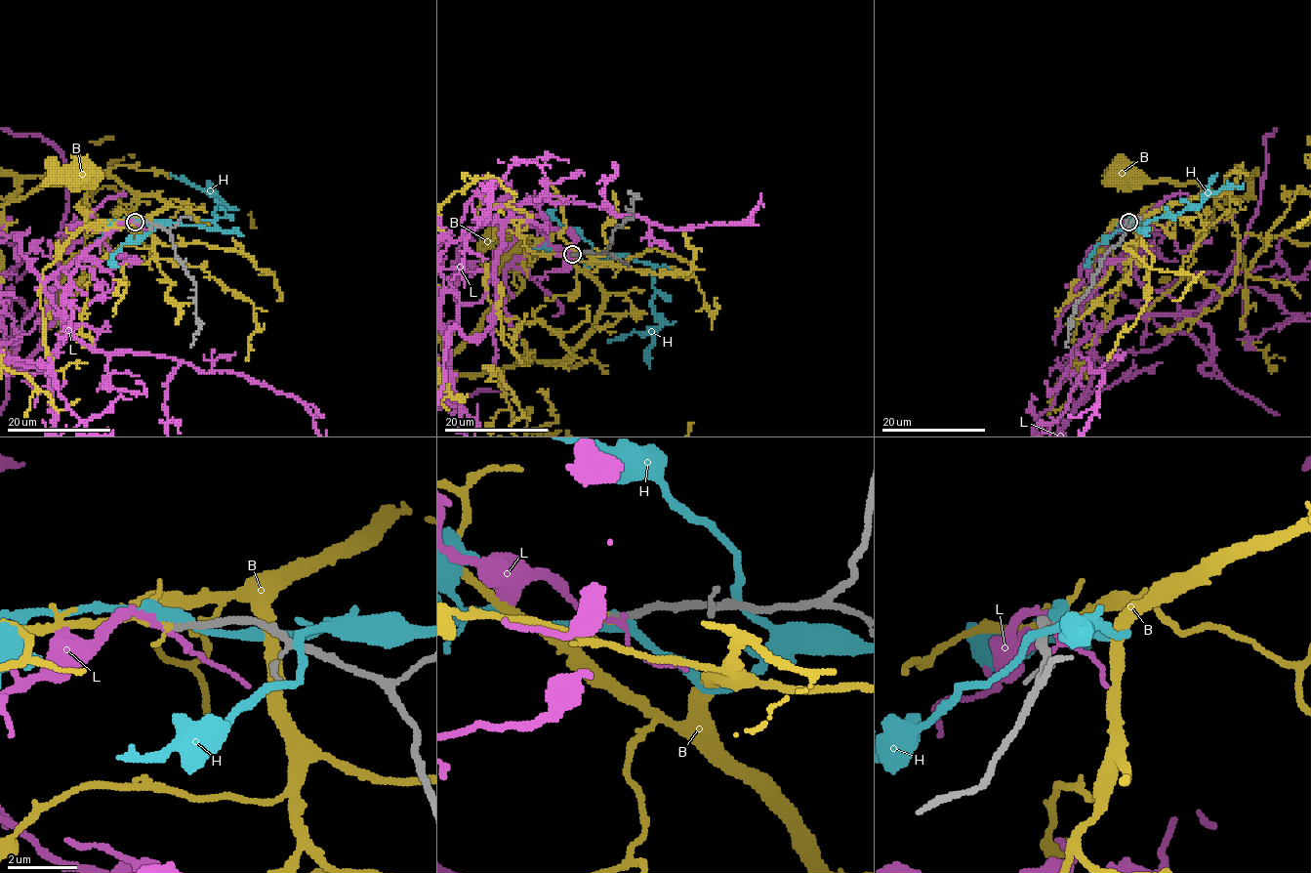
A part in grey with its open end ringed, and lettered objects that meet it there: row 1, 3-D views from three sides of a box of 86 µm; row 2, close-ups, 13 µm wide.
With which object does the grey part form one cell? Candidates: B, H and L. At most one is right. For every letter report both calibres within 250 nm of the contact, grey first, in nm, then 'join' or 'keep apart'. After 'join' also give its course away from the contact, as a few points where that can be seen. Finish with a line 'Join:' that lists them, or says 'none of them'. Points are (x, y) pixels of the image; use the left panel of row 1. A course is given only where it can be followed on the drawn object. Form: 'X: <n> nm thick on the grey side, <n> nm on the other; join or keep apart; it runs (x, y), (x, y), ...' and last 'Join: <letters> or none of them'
B: 220 nm thick on the grey side, 180 nm on the other; join; it runs (136, 222), (166, 202), (85, 169), (26, 176), (11, 198), (85, 180), (78, 173)
H: 240 nm thick on the grey side, 360 nm on the other; keep apart
L: 220 nm thick on the grey side, 140 nm on the other; keep apart
Join: B

